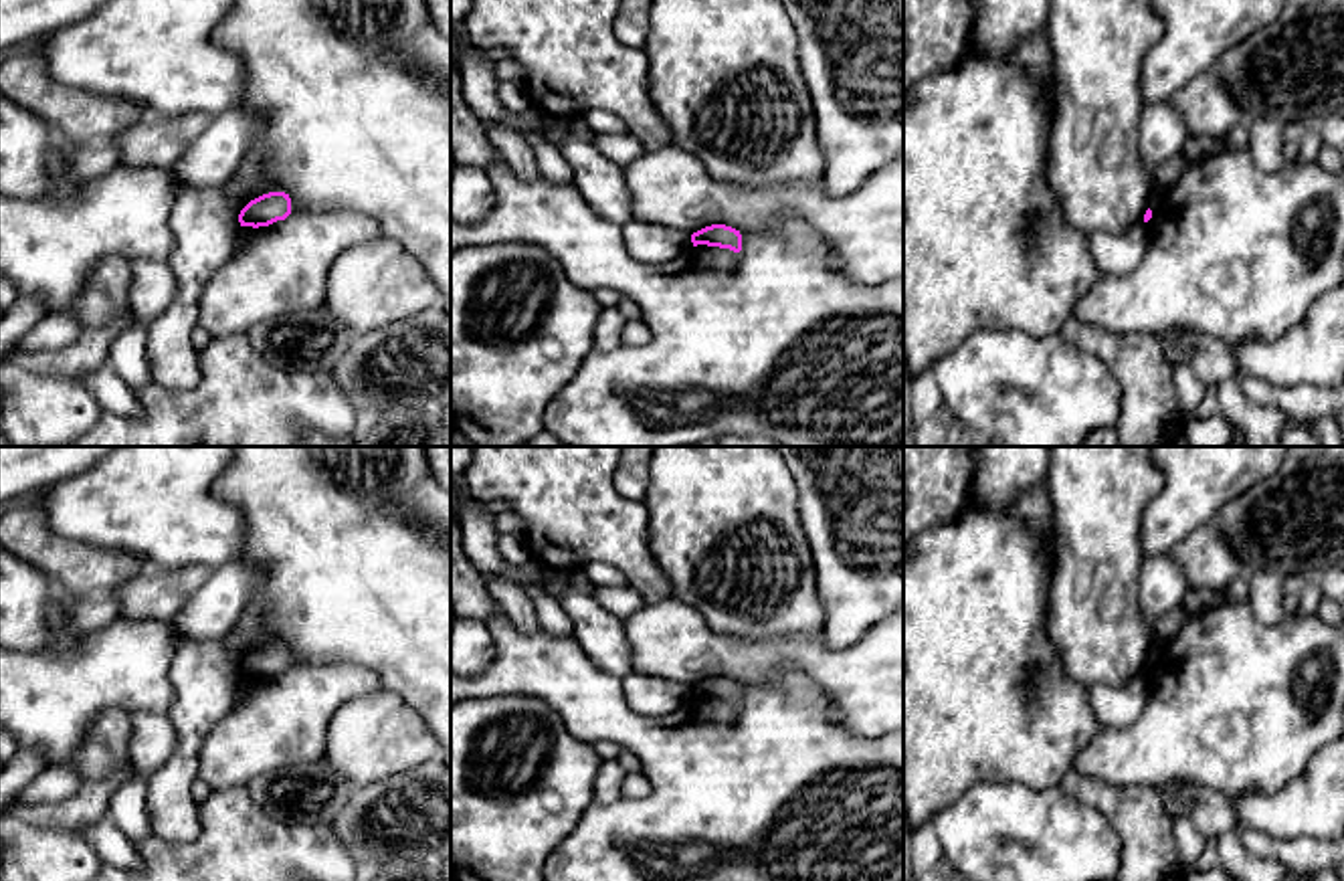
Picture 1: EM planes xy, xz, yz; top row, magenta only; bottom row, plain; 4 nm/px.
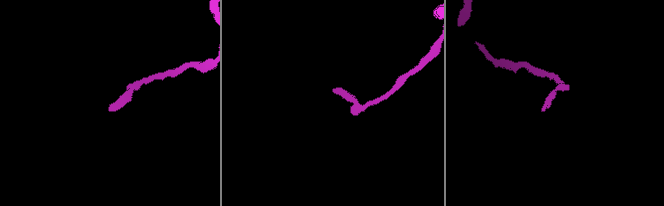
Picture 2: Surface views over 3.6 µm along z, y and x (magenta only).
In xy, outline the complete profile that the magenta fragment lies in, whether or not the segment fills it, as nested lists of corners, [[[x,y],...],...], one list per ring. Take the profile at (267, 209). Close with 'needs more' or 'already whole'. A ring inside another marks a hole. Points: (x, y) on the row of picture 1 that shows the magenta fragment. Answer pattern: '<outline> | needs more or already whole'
[[[269,192],[251,200],[238,214],[241,226],[269,226],[291,214],[291,198],[285,192]]] | already whole

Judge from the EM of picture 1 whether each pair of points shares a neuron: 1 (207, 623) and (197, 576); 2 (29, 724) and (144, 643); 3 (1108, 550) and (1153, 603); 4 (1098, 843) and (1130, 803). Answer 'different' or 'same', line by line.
1: different
2: same
3: different
4: different

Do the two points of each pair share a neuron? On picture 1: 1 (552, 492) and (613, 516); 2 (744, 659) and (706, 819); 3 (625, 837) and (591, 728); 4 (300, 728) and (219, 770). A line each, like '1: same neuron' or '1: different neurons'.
1: same neuron
2: different neurons
3: same neuron
4: same neuron

